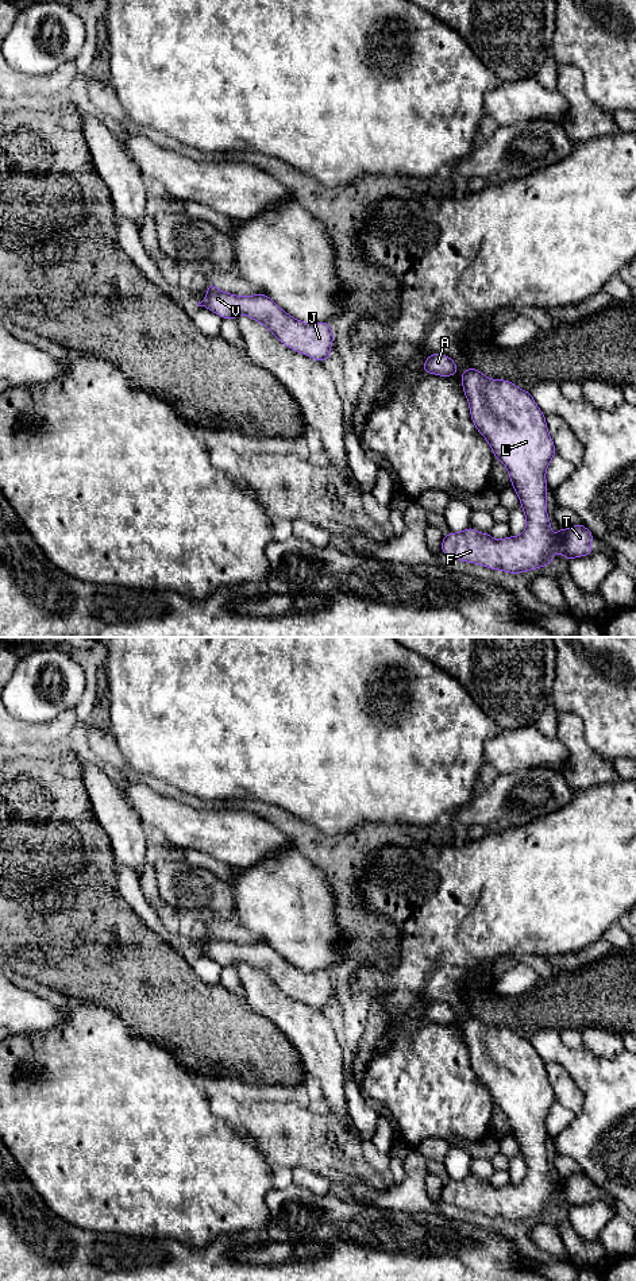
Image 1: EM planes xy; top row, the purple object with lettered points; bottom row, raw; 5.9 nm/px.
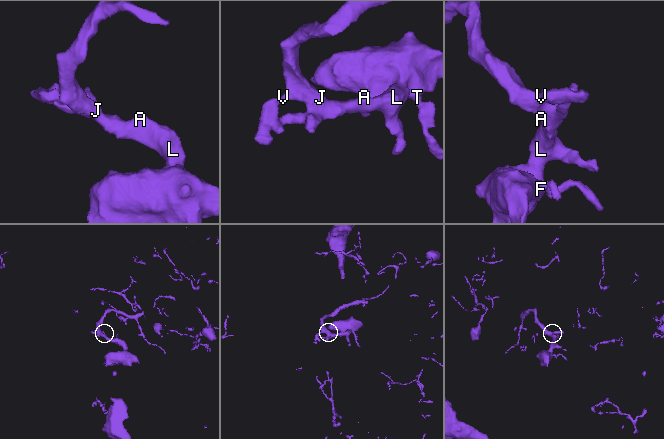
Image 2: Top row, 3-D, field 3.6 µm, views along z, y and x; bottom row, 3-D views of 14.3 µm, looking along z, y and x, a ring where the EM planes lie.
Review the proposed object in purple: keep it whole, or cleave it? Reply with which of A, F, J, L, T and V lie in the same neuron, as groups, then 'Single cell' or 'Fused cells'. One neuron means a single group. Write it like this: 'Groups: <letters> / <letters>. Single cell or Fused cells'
Groups: A F J L T V. Single cell

